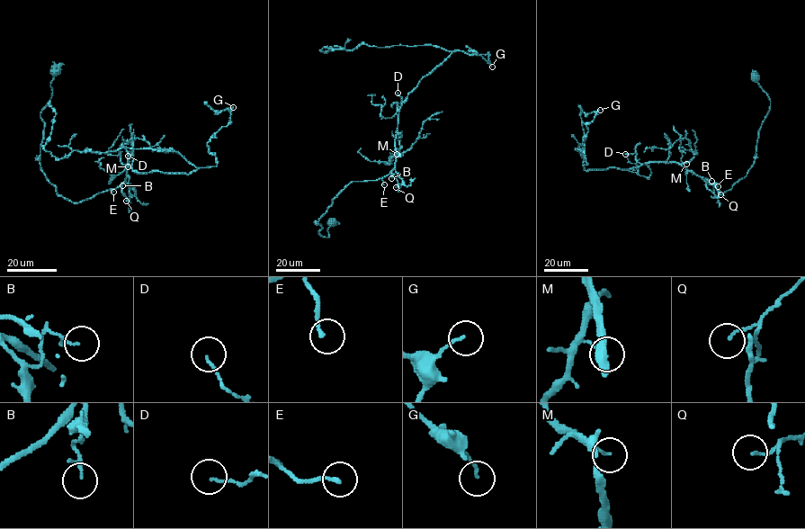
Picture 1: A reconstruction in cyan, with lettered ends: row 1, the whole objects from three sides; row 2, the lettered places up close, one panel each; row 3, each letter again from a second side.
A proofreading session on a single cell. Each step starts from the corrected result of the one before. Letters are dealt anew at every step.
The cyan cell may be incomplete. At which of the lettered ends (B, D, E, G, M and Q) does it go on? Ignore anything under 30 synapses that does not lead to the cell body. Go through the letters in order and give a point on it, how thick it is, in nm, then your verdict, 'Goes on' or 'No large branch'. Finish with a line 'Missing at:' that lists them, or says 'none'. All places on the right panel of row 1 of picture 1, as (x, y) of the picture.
B: Place: (711, 181). Thickness 80 nm. No large branch
D: Place: (625, 154). Thickness 100 nm. No large branch
E: Place: (718, 186). Thickness 150 nm. Goes on
G: Place: (600, 110). Thickness 110 nm. No large branch
M: Place: (686, 164). Thickness 110 nm. No large branch
Q: Place: (720, 194). Thickness 110 nm. No large branch
Missing at: E

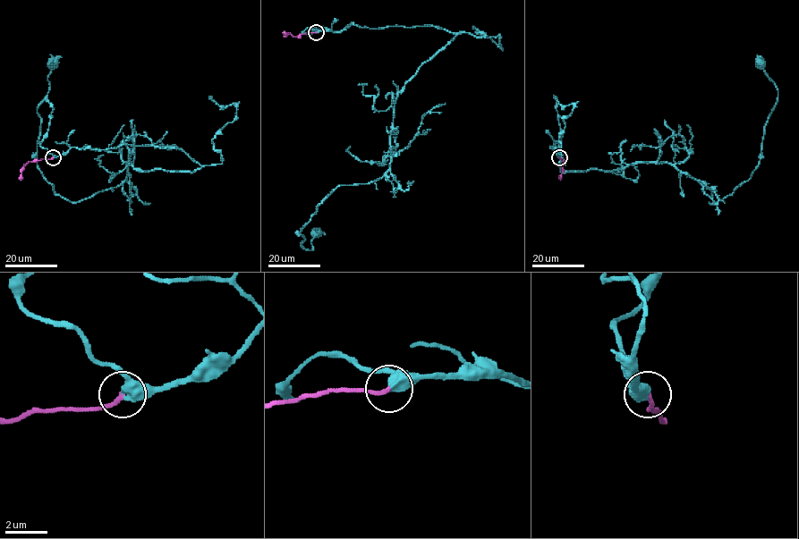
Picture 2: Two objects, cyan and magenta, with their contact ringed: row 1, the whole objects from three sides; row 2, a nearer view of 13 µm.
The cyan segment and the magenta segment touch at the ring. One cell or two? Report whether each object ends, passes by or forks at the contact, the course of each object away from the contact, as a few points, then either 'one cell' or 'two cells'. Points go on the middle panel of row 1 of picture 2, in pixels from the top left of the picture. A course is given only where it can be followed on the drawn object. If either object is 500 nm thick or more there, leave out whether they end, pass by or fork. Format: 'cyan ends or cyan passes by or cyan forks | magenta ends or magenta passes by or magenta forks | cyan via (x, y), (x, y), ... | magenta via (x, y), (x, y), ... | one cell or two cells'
cyan passes by | magenta ends | cyan via (317, 32), (464, 31), (399, 93), (389, 168), (334, 189), (300, 232), (307, 250), (315, 231) | magenta via (317, 32), (297, 36), (284, 32) | one cell

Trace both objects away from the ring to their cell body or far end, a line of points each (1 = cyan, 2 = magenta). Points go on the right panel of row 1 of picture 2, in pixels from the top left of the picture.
1: (560, 157), (554, 144), (562, 172), (673, 164), (717, 202), (760, 159), (777, 91), (760, 64)
2: (560, 157), (564, 161), (560, 180)

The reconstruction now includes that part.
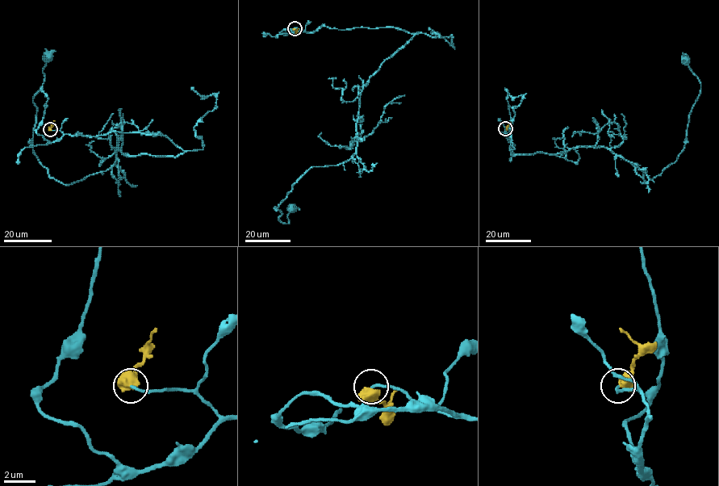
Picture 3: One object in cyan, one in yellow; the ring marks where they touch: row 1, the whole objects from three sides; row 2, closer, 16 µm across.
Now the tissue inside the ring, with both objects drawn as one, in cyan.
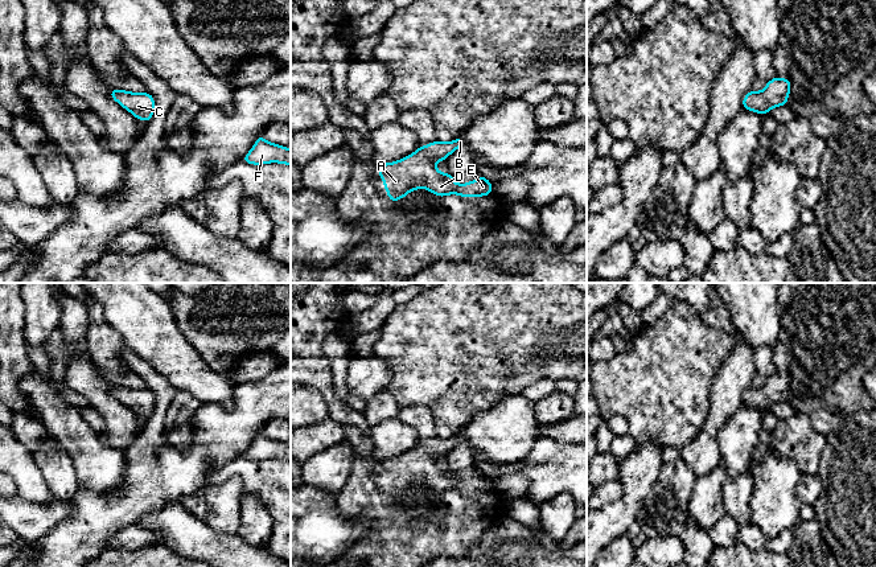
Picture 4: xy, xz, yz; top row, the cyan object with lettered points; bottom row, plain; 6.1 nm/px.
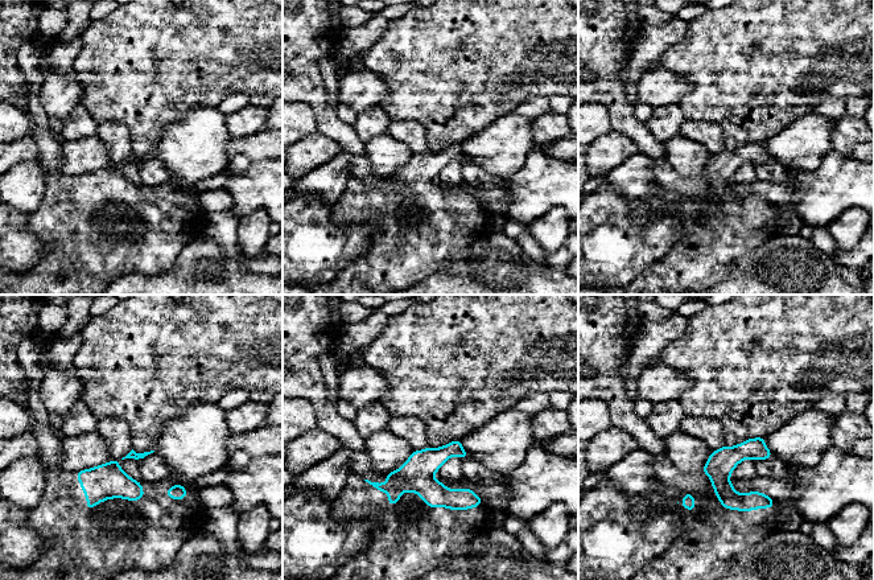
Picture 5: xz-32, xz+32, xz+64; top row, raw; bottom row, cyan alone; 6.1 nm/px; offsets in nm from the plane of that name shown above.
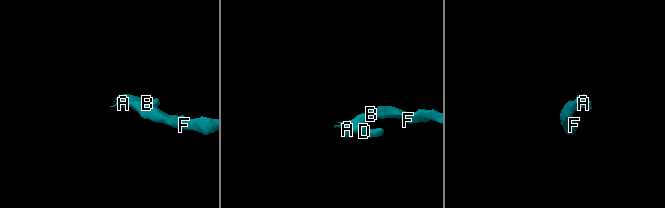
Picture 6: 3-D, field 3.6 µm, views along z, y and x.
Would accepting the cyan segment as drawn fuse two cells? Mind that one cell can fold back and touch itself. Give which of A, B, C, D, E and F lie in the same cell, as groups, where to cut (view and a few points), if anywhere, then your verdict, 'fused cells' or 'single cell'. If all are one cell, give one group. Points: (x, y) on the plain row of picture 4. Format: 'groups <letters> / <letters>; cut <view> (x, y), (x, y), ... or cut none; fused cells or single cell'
groups A B C D E F; cut none; single cell

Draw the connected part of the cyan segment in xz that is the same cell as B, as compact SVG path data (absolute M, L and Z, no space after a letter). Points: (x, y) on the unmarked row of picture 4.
M462 434L453 437L429 439L419 443L412 451L394 459L378 460L379 473L387 486L387 493L398 498L415 485L427 485L439 493L447 490L458 490L460 493L489 492L493 481L482 472L468 480L455 480L453 472L440 469L435 461L436 457L444 457L457 444L465 441Z

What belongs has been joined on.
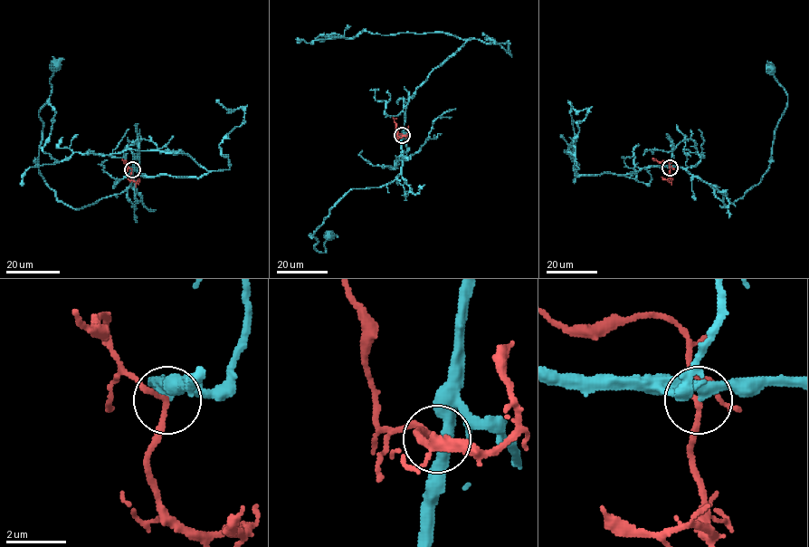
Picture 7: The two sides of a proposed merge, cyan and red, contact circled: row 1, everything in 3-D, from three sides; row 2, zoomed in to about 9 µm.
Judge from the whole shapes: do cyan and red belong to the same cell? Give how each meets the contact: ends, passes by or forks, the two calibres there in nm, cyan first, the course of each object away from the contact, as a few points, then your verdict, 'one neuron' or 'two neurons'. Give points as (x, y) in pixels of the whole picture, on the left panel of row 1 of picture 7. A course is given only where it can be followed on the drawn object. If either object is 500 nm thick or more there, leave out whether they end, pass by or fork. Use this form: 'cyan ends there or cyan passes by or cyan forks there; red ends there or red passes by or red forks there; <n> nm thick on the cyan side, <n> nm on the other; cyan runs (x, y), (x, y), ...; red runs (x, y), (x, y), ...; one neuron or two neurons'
cyan passes by; red passes by; 300 nm thick on the cyan side, 160 nm on the other; cyan runs (132, 169), (121, 193), (81, 208), (59, 201), (38, 167), (39, 111), (51, 94), (53, 66); red runs (132, 169), (132, 179), (139, 181), (138, 178); one neuron

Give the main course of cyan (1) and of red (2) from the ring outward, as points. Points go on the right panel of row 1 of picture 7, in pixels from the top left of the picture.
1: (670, 167), (680, 167), (698, 176), (722, 194), (727, 206), (760, 181), (787, 105), (785, 90), (769, 70)
2: (670, 167), (670, 179), (661, 177)

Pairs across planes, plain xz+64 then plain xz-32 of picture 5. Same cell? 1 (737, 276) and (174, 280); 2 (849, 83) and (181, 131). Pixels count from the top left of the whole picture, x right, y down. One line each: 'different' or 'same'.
1: same
2: different

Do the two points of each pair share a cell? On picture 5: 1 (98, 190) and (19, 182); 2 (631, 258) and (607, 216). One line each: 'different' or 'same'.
1: different
2: same

